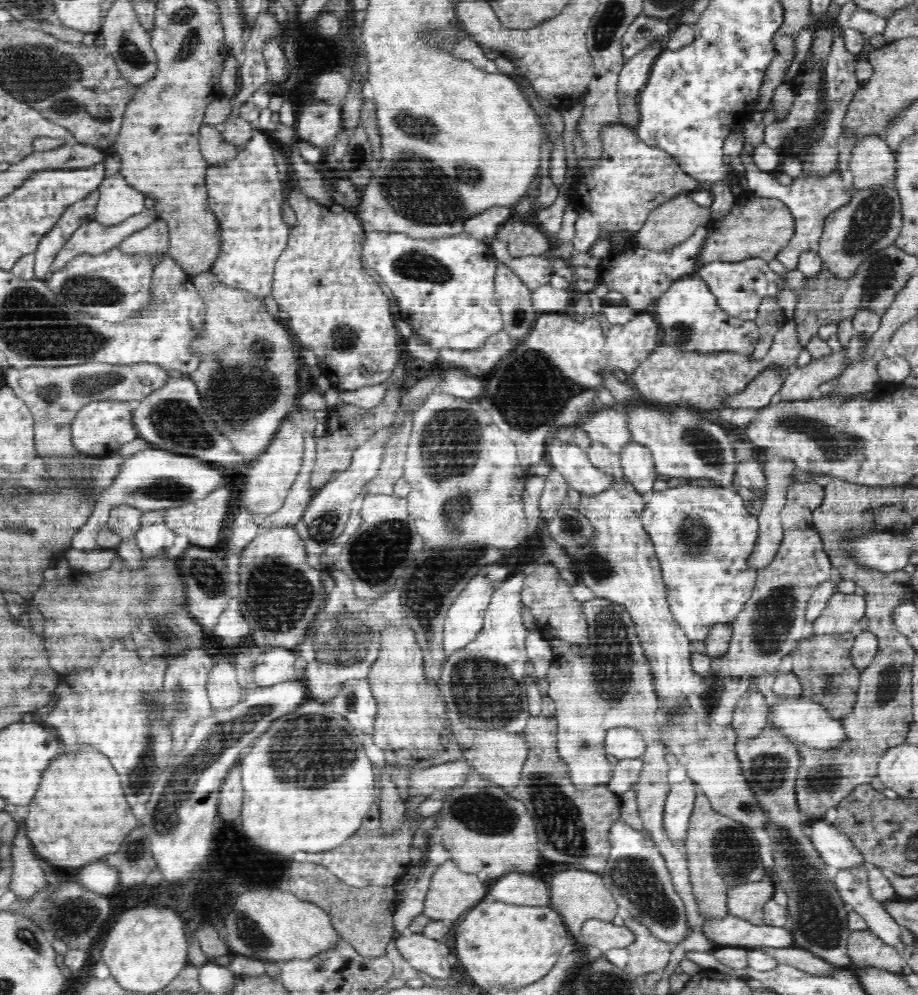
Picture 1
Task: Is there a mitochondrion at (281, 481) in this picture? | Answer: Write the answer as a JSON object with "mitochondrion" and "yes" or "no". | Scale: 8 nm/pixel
{"mitochondrion":"no"}

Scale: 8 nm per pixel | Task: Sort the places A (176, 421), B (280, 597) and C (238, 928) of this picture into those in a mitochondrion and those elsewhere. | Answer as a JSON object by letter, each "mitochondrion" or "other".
{"A":"mitochondrion","B":"mitochondrion","C":"mitochondrion"}

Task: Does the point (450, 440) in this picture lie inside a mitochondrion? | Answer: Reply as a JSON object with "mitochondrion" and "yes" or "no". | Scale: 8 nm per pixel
{"mitochondrion":"yes"}

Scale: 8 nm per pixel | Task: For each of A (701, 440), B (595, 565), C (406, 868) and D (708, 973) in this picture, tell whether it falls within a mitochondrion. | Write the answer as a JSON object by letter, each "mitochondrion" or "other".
{"A":"mitochondrion","B":"mitochondrion","C":"other","D":"other"}

